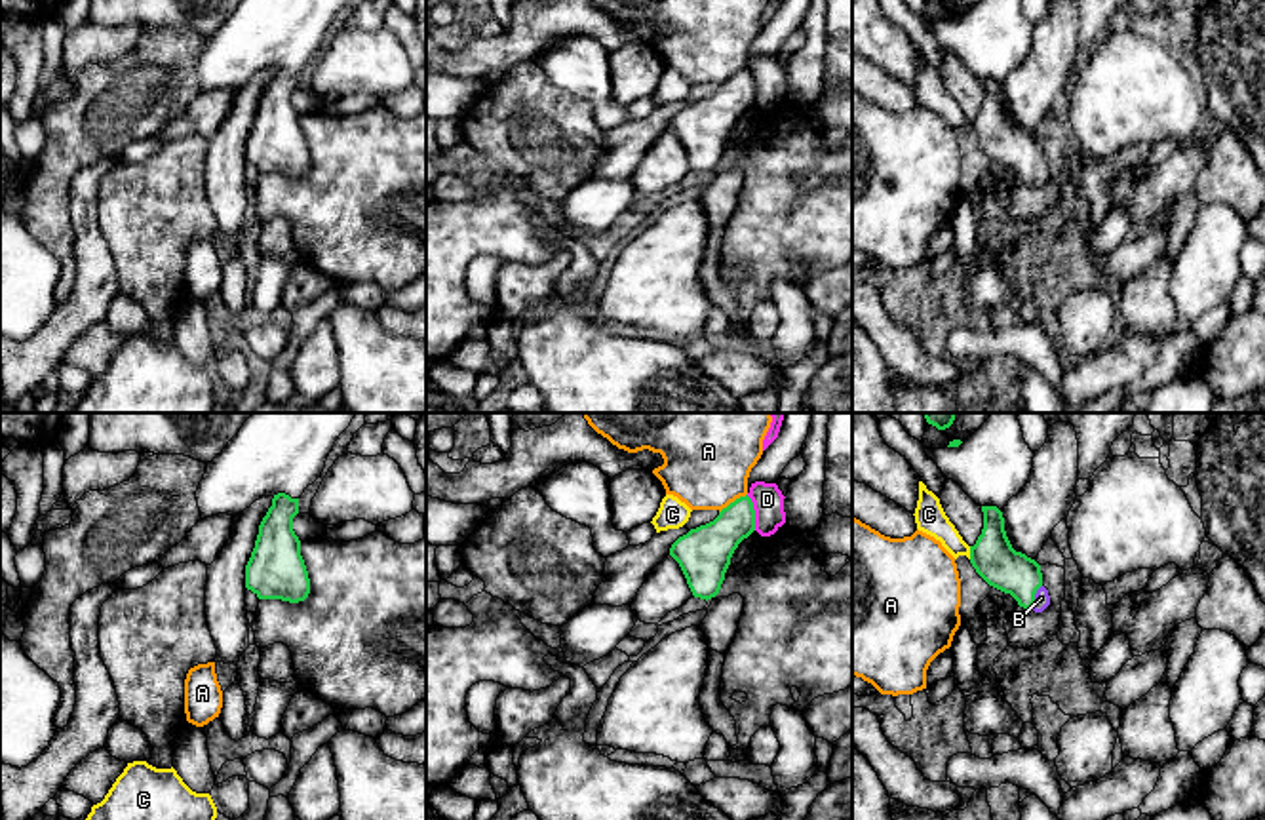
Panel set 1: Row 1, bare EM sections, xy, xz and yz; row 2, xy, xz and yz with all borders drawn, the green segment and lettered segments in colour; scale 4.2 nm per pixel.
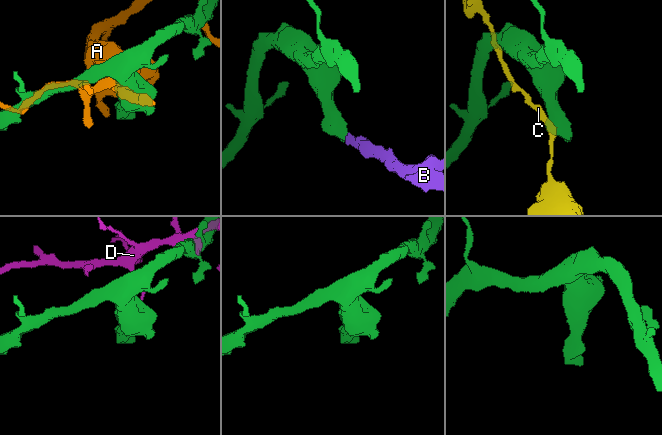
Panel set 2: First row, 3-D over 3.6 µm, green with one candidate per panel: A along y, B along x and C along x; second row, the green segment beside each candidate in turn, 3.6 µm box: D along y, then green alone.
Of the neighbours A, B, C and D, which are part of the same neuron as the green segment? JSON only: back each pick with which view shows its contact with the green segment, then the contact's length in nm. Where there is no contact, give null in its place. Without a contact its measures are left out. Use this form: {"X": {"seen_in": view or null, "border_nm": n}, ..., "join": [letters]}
{"B": {"seen_in": "yz", "border_nm": 120}, "join": ["B"]}

